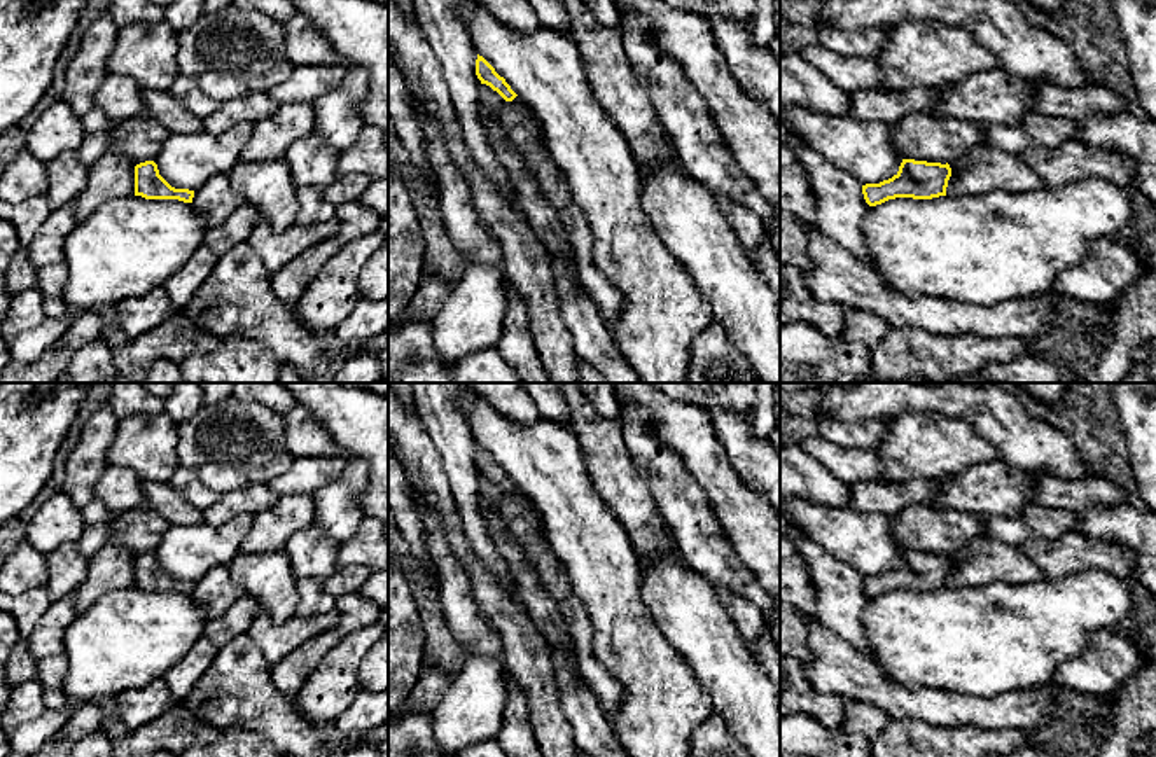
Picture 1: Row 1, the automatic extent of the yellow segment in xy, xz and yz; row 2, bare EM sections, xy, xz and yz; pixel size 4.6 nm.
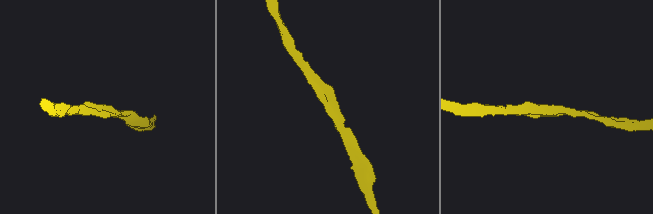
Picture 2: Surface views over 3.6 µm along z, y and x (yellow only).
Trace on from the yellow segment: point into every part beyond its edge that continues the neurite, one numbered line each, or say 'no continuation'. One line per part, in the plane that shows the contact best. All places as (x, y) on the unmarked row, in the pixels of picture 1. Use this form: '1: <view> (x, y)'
no continuation

